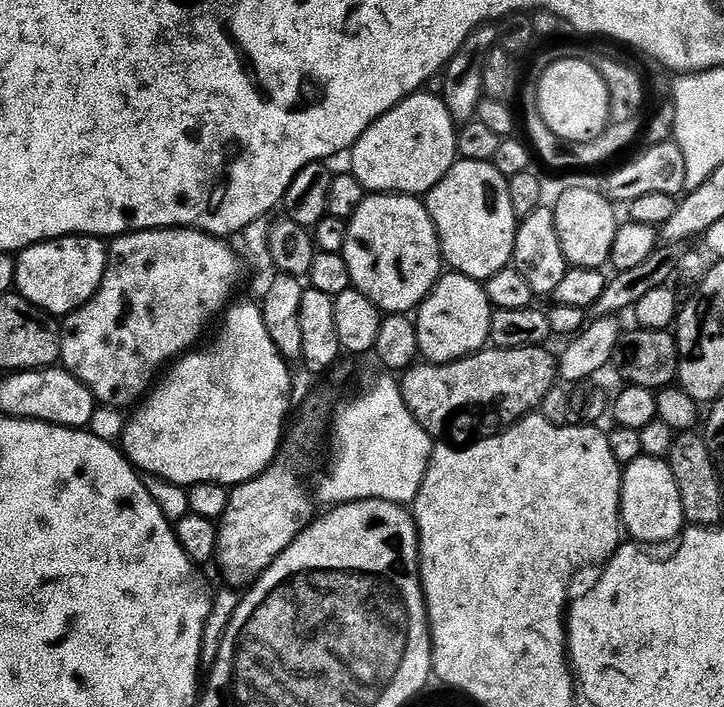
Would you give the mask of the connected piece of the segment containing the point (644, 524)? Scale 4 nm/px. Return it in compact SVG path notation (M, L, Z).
M639 456L623 469L620 477L620 522L625 533L641 546L648 544L668 544L685 531L686 521L682 510L682 494L678 494L678 482L674 470L667 459L659 456Z

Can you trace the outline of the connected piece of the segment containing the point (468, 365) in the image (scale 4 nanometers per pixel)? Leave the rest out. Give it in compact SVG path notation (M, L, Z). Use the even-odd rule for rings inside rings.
M491 346L485 347L483 350L475 352L473 356L467 356L461 360L456 360L453 364L430 364L427 362L416 362L399 377L398 383L400 386L400 393L406 402L406 406L410 410L410 414L415 420L428 431L429 436L433 438L444 438L452 427L464 427L468 432L480 432L481 437L485 436L499 436L501 432L511 429L517 422L525 419L532 411L543 402L548 396L548 391L552 388L552 383L558 380L558 360L555 355L551 356L548 353L547 347L541 346L539 348L493 348Z

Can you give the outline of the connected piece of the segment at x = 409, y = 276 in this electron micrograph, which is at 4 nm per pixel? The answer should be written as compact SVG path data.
M368 194L347 225L348 237L342 255L349 267L351 287L366 294L366 298L377 304L384 314L408 314L419 309L424 299L431 296L442 275L440 239L428 213L427 203L415 196Z

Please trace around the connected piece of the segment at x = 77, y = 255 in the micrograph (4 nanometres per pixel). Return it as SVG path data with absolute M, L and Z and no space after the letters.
M63 236L57 240L44 240L24 249L15 257L15 291L43 312L63 318L89 304L102 286L108 269L109 245L95 236Z

